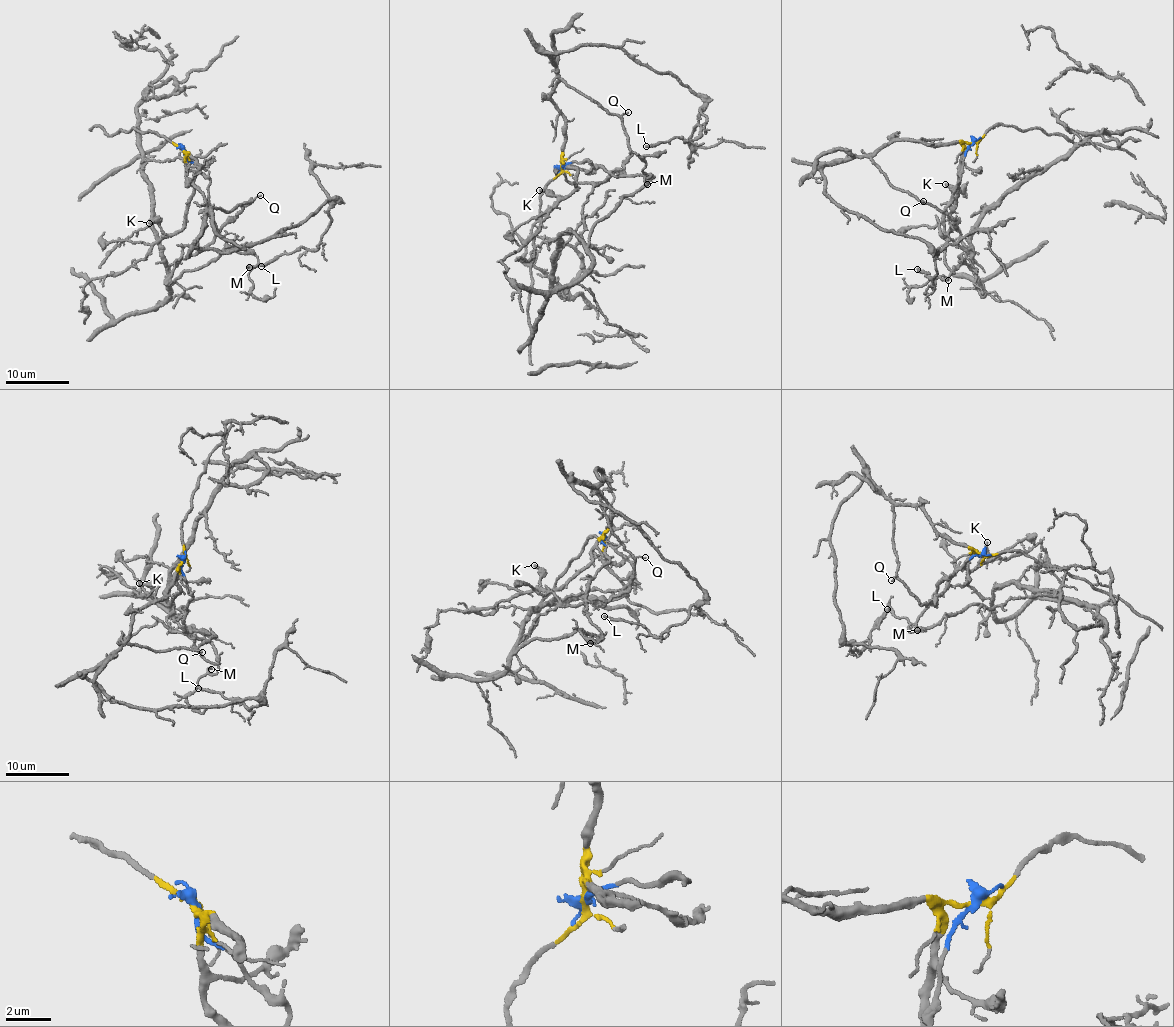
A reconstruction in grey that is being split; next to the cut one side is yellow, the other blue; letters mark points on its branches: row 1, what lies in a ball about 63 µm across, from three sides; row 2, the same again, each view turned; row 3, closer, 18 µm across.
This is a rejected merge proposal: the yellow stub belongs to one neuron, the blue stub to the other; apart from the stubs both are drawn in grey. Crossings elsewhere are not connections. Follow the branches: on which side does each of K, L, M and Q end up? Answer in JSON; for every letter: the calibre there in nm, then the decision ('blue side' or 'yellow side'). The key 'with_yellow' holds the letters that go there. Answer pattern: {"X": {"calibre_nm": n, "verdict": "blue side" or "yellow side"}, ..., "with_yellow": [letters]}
{"K": {"calibre_nm": 200, "verdict": "yellow side"}, "L": {"calibre_nm": 240, "verdict": "yellow side"}, "M": {"calibre_nm": 150, "verdict": "blue side"}, "Q": {"calibre_nm": 90, "verdict": "yellow side"}, "with_yellow": ["K", "L", "Q"]}

